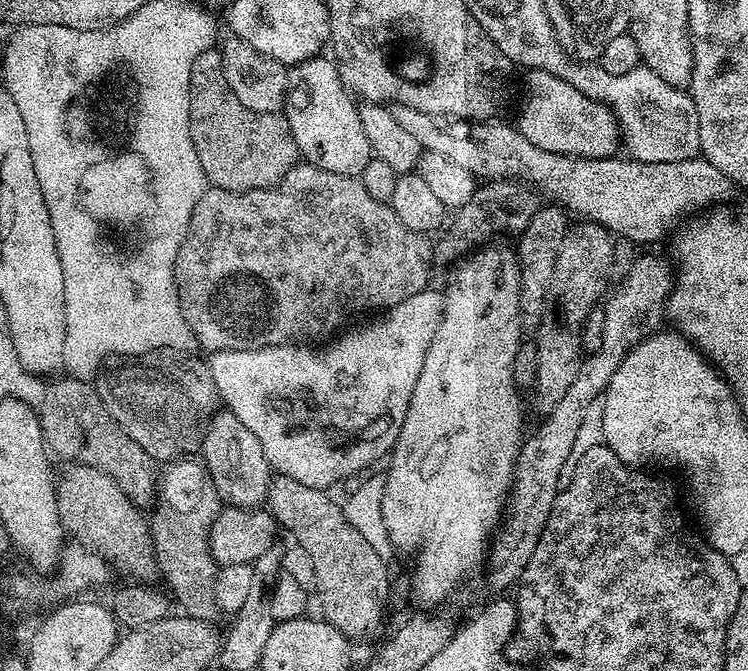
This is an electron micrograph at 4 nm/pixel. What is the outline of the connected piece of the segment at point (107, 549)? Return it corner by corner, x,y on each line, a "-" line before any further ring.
72,464
56,482
60,524
75,543
101,555
128,578
150,582
157,577
151,527
141,509
126,498
116,482
94,467

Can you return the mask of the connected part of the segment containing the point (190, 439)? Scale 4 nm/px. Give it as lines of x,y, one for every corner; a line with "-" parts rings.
160,356
107,357
94,377
94,387
110,418
130,439
153,461
171,462
201,451
204,430
218,408
218,393
207,375
187,372
182,365

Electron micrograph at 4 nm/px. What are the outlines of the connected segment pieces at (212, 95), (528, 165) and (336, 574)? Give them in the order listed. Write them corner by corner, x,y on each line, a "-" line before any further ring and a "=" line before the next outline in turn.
208,48
190,66
190,138
209,185
231,192
272,188
301,159
287,118
280,112
246,110
226,82
220,48
=
401,104
391,105
391,110
395,120
414,138
418,138
424,152
443,154
445,158
459,162
465,170
470,170
484,182
515,178
539,190
545,197
553,196
556,199
553,201
569,213
581,212
584,215
581,217
604,225
619,239
621,236
636,244
652,244
662,239
681,223
679,220
683,216
691,217
712,206
707,204
726,199
730,189
730,181
724,177
722,170
703,158
693,158
679,164
644,164
631,158
592,160
539,149
511,123
453,119
445,122
422,110
=
273,475
272,485
266,501
267,511
272,513
277,525
292,532
291,539
310,554
314,562
315,595
320,595
320,608
323,619
328,621
334,630
341,632
349,642
356,640
372,640
384,628
384,607
388,604
388,568
385,557
377,554
374,546
350,526
343,507
328,497
329,493
322,488
302,486
302,482
294,482
294,478

